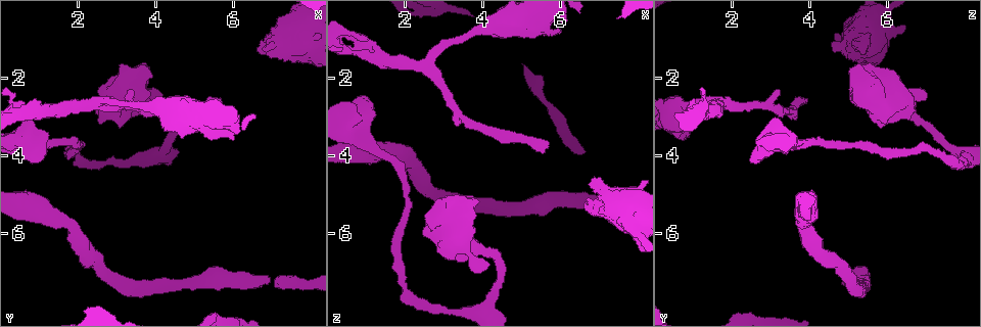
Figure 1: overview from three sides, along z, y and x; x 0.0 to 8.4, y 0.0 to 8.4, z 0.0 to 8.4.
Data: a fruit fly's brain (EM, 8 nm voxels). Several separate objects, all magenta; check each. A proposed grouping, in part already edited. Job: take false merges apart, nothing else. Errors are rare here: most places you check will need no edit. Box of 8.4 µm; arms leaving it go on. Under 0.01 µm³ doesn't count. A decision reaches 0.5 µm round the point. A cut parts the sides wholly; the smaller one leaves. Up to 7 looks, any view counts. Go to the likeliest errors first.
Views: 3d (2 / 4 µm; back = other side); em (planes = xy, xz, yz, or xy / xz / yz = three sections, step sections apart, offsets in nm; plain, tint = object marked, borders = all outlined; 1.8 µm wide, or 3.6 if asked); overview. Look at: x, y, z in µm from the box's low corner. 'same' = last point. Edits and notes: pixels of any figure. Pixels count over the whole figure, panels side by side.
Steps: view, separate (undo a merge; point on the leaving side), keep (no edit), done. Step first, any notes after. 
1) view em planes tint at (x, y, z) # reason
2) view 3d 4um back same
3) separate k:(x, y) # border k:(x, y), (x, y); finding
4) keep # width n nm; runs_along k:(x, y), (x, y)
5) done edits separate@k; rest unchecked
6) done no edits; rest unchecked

view em yz step 8 tint at (1.05, 3.75, 3.70) # two arms at a narrow angle

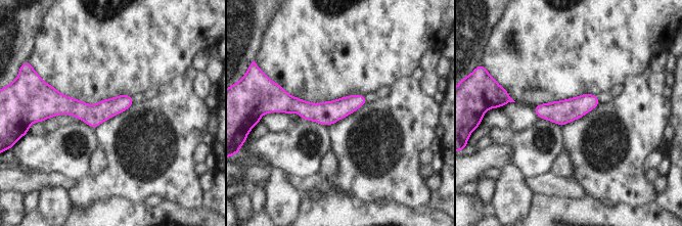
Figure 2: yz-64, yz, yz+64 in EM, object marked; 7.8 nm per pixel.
view em planes tint same

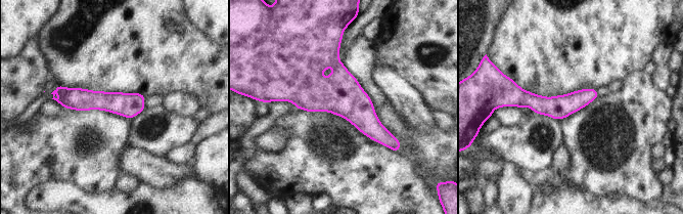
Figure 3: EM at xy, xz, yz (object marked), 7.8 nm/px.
keep # all the same cell

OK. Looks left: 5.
view 3d 4um at (1.00, 2.90, 1.40) # four or more arms meet

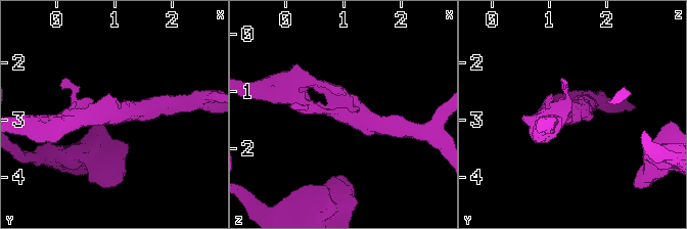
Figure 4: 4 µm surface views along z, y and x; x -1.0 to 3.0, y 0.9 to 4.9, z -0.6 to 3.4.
view em xy step 16 tint at (1.05, 2.90, 1.40) # arms 4; need the tissue

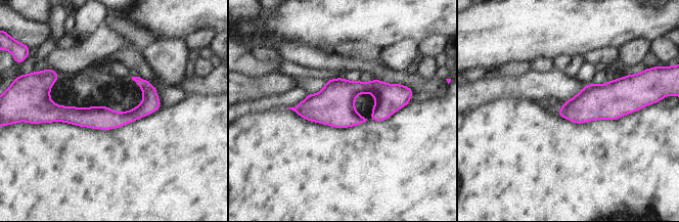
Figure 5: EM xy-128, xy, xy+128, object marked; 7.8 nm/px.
view em planes tint same

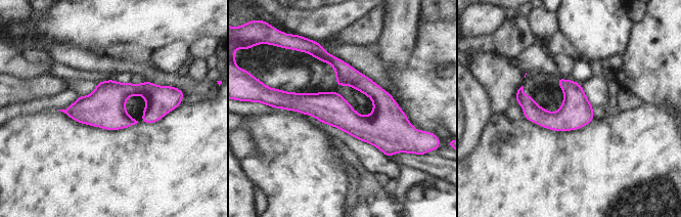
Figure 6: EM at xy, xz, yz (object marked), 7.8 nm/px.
keep # one cell here

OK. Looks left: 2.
done no edits; rest unchecked

